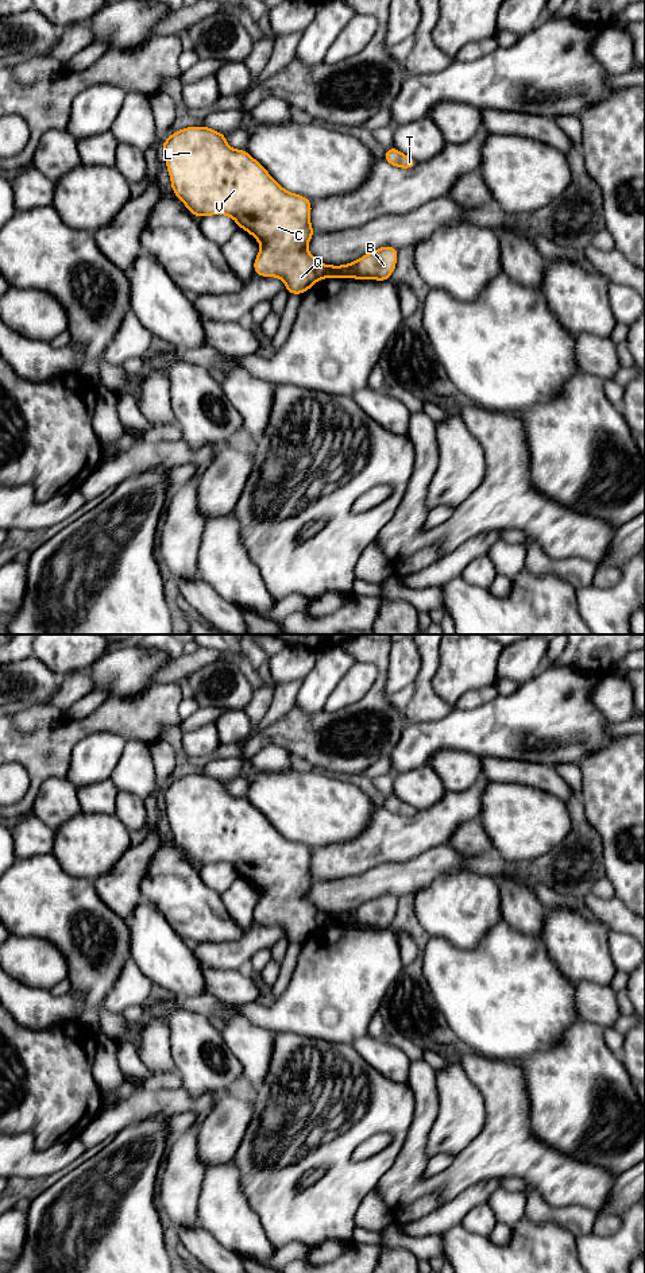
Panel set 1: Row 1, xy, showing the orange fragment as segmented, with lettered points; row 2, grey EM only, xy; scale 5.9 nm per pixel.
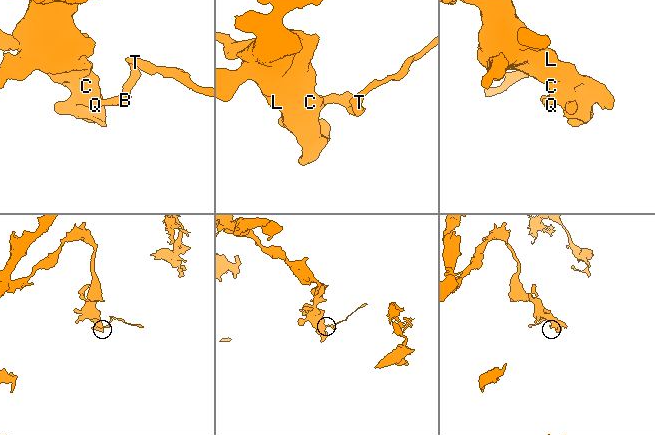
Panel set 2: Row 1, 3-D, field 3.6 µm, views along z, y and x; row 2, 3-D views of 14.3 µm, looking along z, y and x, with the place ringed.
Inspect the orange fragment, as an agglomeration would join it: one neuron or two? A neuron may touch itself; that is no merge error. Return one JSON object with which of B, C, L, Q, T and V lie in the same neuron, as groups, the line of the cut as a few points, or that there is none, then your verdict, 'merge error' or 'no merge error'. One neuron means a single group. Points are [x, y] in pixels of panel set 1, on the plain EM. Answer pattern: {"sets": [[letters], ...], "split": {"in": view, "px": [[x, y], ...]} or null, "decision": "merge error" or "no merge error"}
{"sets": [["B", "T"], ["C", "L", "Q", "V"]], "split": {"in": "xy", "px": [[317, 910], [317, 924], [320, 926]]}, "decision": "merge error"}

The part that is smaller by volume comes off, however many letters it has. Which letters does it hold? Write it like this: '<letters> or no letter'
B, T

